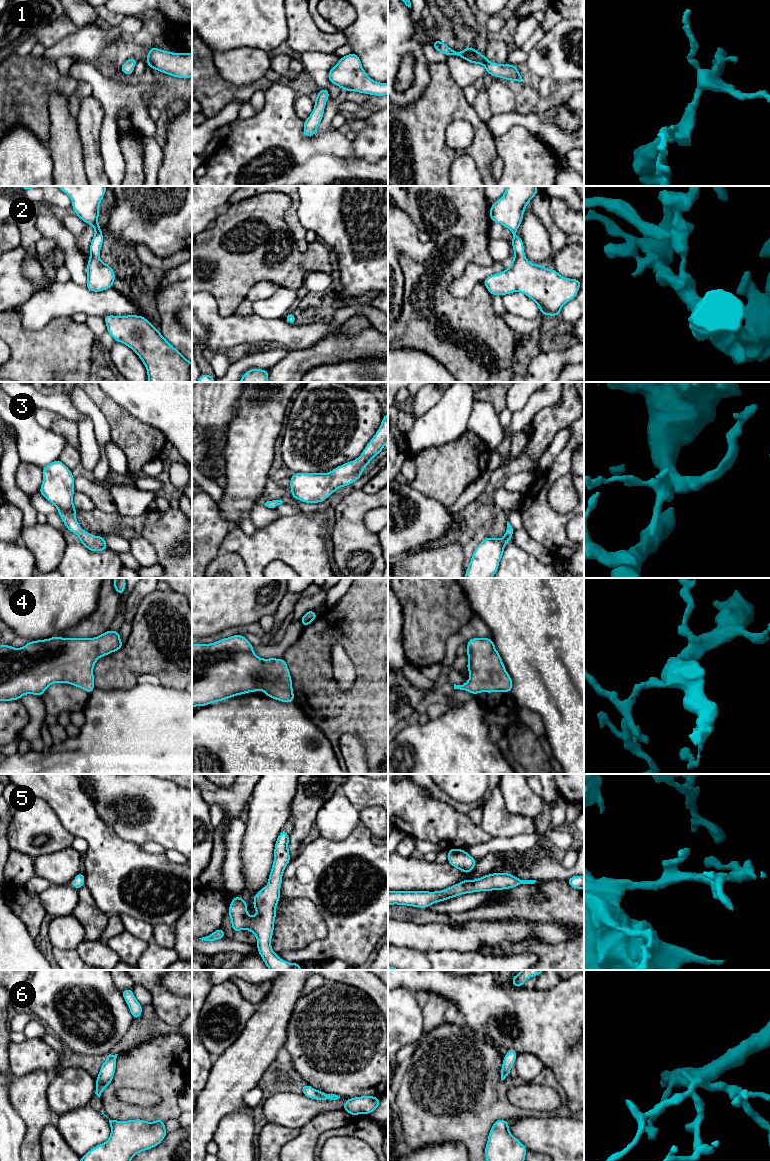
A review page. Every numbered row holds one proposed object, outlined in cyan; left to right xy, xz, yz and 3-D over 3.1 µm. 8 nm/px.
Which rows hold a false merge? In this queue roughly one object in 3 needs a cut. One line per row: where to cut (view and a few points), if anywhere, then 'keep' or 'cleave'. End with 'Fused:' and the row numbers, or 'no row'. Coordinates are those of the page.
1: cut none; keep
2: cut none; keep
3: cut none; keep
4: cut none; keep
5: cut none; keep
6: cut none; keep
Fused: no row

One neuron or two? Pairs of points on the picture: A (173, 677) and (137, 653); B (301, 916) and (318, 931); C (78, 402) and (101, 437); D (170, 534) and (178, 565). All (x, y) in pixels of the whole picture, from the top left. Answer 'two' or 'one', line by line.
A: one
B: one
C: one
D: one

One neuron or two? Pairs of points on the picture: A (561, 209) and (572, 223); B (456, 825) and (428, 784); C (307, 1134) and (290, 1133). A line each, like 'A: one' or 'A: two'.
A: one
B: two
C: two

